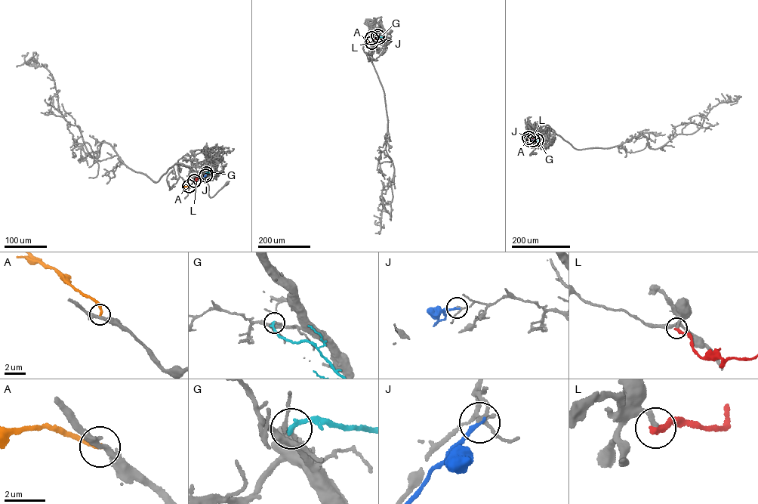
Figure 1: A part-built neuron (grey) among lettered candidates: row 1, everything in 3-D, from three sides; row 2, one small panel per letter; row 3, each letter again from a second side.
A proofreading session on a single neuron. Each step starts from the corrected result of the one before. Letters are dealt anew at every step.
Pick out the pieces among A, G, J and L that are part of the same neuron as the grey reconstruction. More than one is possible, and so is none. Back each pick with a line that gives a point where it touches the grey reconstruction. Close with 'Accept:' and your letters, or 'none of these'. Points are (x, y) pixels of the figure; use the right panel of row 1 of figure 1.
L: (528, 137)
Accept: L

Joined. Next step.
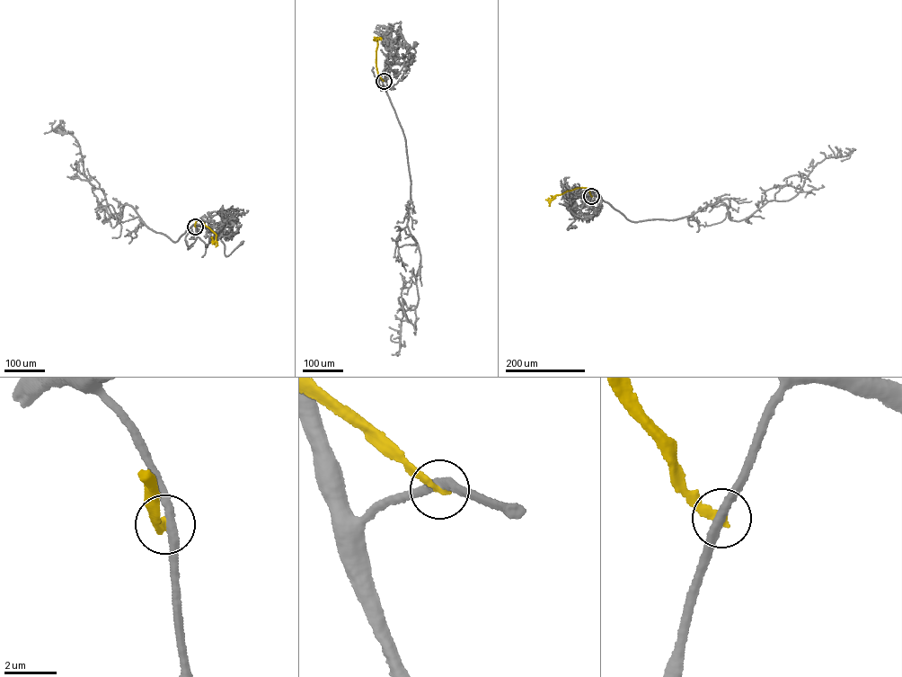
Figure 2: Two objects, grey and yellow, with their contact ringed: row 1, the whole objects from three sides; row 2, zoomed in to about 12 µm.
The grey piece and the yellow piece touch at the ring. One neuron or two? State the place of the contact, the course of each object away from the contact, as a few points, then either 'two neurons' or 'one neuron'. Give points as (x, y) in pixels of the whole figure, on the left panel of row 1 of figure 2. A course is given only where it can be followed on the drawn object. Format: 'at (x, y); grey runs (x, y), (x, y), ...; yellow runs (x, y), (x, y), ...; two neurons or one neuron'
at (195, 227); grey runs (195, 227), (195, 224), (198, 224), (218, 230), (226, 256), (242, 243); yellow runs (195, 227), (197, 220), (201, 221), (216, 234), (215, 241), (211, 237); two neurons

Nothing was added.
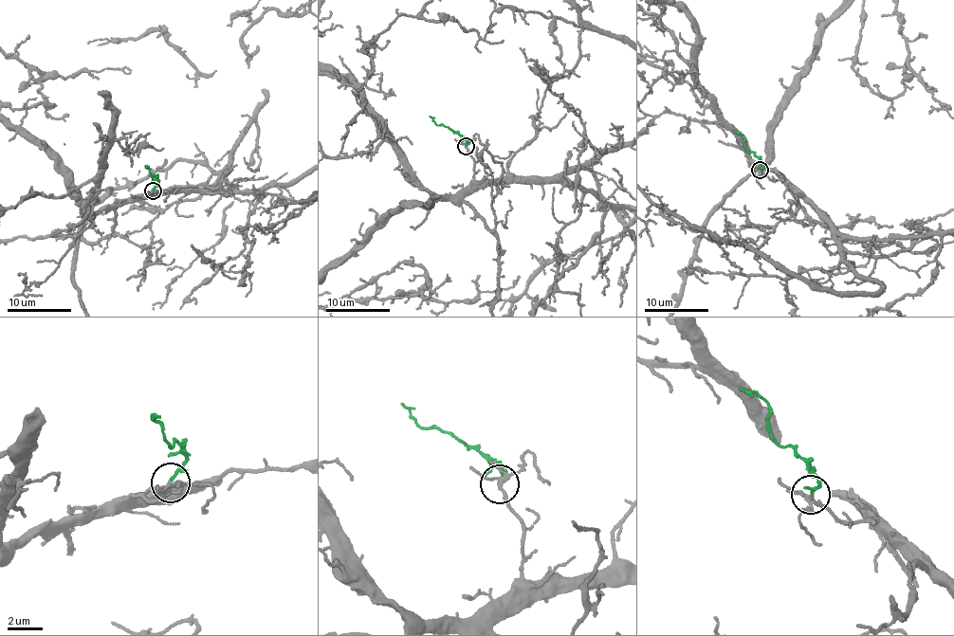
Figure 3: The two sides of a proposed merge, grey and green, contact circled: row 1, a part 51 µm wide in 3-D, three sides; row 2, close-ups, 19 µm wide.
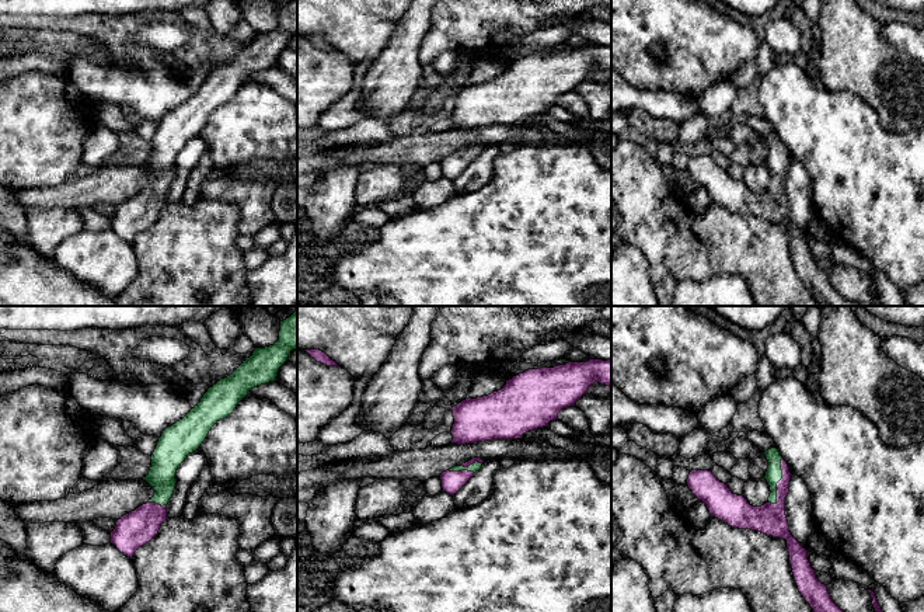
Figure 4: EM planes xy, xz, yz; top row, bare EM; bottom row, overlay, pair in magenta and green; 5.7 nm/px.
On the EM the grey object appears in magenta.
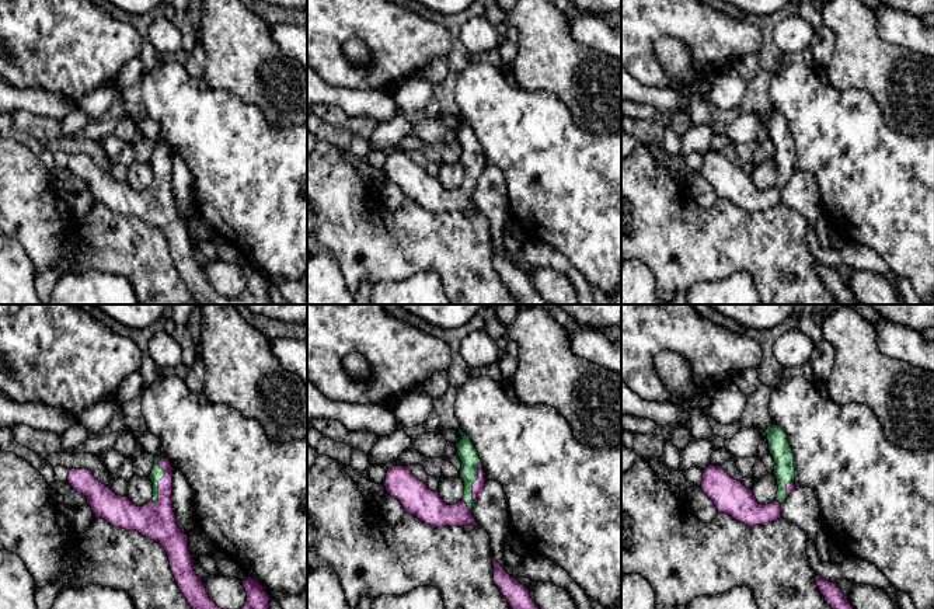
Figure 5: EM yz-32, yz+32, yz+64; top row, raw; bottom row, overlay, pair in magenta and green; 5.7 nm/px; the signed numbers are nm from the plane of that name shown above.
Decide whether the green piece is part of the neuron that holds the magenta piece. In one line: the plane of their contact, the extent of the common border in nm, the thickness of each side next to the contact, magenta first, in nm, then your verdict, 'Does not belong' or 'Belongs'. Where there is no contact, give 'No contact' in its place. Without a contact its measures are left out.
Touches magenta in yz. Shared border 280 nm. Thickness 180 nm (magenta) against 90 nm. Belongs

